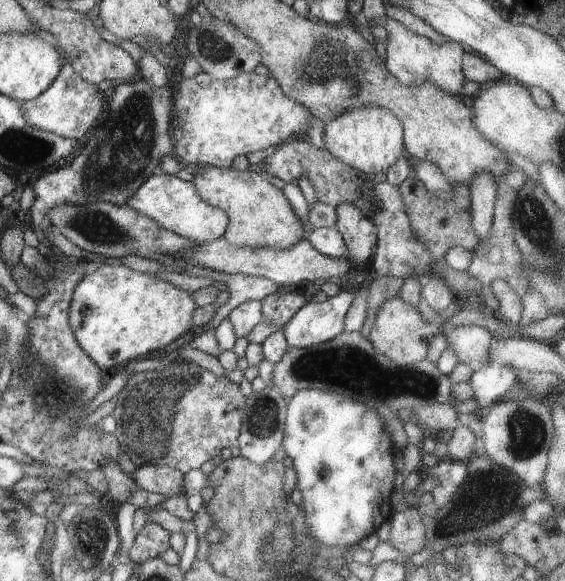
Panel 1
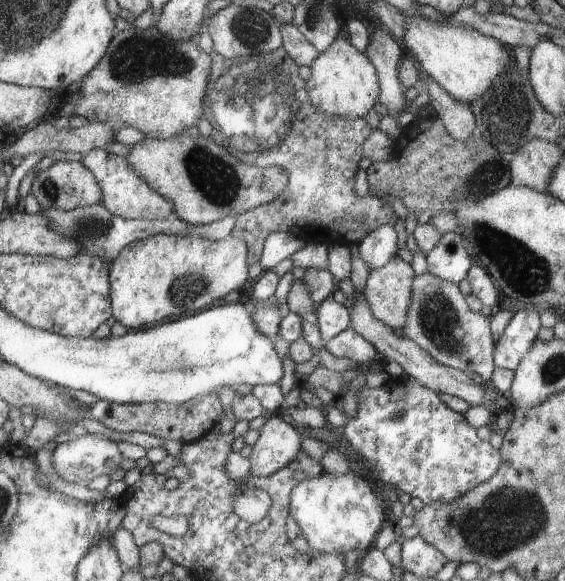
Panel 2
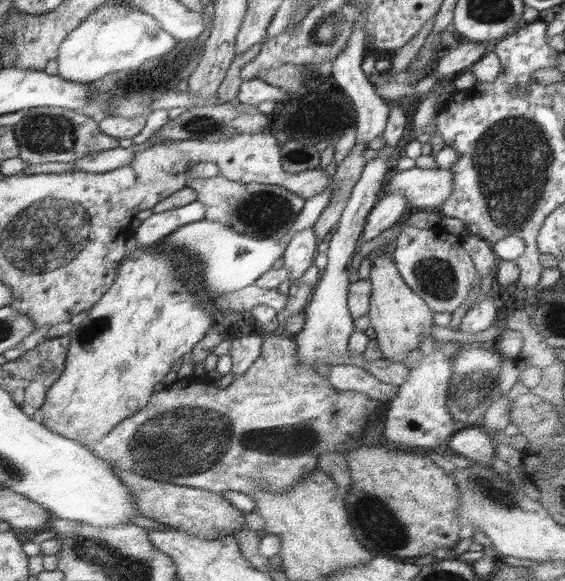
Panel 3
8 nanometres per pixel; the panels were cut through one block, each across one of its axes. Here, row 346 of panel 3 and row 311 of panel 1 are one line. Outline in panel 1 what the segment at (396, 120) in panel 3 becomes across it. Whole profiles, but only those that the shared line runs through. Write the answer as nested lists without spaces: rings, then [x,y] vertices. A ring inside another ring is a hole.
[[[344,290],[325,302],[306,303],[282,328],[287,343],[306,349],[332,340],[343,331],[346,313],[354,301],[355,294]]]

